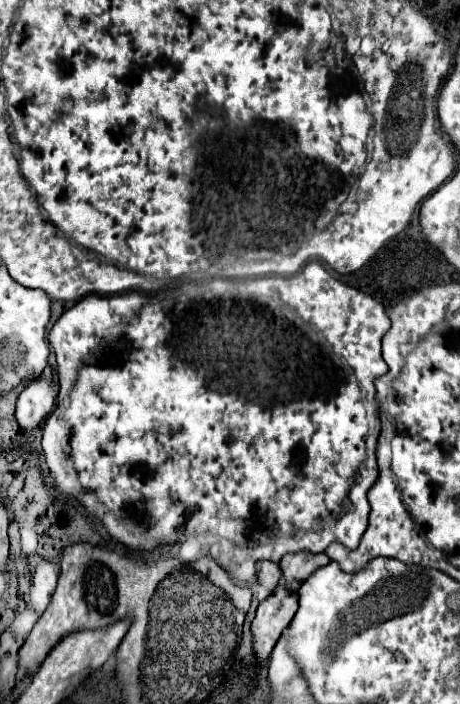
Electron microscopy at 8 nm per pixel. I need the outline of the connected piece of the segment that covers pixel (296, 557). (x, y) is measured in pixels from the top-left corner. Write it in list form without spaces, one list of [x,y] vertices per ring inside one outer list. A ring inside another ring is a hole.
[[[300,551],[300,553],[288,553],[280,559],[280,567],[282,567],[282,575],[284,575],[284,583],[288,589],[298,589],[316,569],[312,565],[304,565],[308,559],[308,551]]]

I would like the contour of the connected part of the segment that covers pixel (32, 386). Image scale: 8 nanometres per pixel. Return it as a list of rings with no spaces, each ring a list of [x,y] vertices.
[[[36,377],[28,381],[26,389],[20,393],[16,403],[16,419],[22,431],[34,429],[52,411],[56,399],[56,389],[52,381]]]

